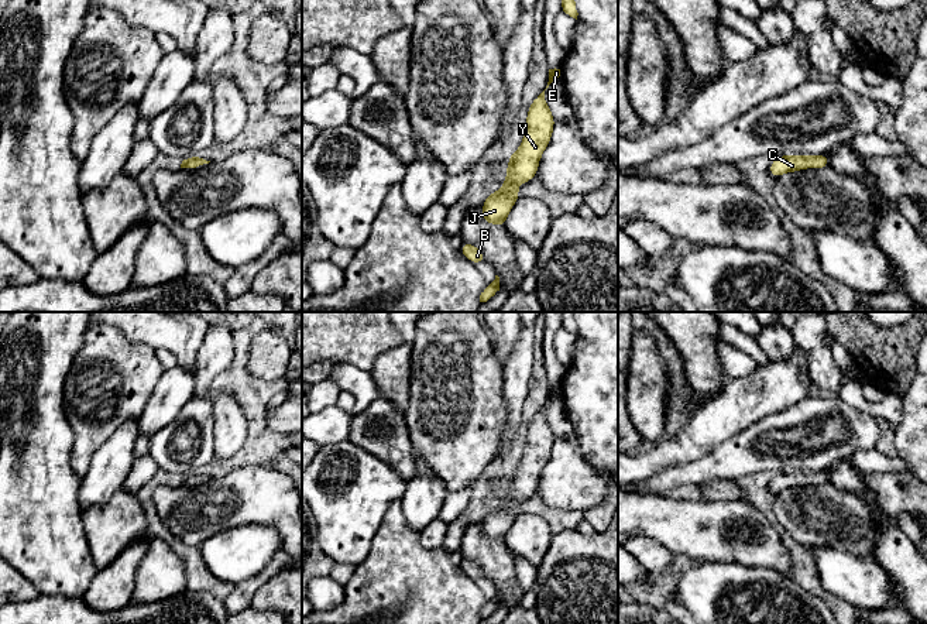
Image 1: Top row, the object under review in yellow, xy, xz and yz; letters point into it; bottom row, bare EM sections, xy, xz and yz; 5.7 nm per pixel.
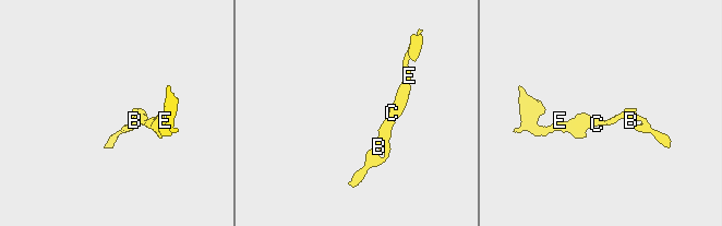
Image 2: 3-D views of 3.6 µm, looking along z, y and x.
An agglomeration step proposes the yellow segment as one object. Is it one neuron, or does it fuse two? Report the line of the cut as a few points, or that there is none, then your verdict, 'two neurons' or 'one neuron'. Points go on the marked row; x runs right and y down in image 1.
no cut | one neuron

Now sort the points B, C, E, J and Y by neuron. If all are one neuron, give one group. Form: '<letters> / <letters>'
B C E J Y

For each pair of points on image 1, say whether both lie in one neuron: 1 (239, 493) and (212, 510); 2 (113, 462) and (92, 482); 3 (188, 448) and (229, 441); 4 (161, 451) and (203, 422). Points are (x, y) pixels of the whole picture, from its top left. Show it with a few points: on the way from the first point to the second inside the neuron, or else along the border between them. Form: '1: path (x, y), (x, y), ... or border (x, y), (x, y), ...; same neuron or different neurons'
1: path (232, 500), (219, 504); same neuron
2: path (107, 468), (98, 477); same neuron
3: border (213, 410), (212, 458); different neurons
4: path (171, 444), (194, 421); same neuron

